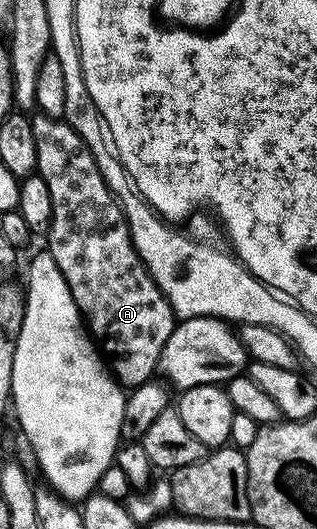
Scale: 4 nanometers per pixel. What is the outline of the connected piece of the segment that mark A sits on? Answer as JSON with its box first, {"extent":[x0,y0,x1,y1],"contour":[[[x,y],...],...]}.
{"extent":[31,112,178,390],"contour":[[[37,112],[31,118],[31,123],[34,133],[34,146],[37,152],[35,172],[42,179],[42,183],[46,183],[46,187],[50,190],[50,203],[52,204],[50,227],[46,234],[46,240],[48,240],[46,251],[50,255],[54,255],[54,263],[58,263],[58,271],[62,271],[62,279],[66,279],[66,287],[70,287],[70,295],[74,295],[74,303],[78,307],[80,316],[84,319],[85,326],[90,330],[91,336],[98,342],[99,348],[107,354],[106,364],[112,376],[125,390],[137,389],[142,383],[153,380],[160,364],[162,347],[166,347],[166,339],[170,339],[174,327],[178,324],[178,318],[172,312],[168,300],[164,298],[164,293],[156,286],[154,279],[148,273],[148,269],[142,263],[142,259],[136,253],[122,207],[117,203],[110,187],[106,187],[106,179],[102,179],[102,171],[98,171],[98,163],[94,163],[94,155],[90,155],[90,147],[86,147],[82,135],[78,135],[78,131],[74,131],[74,127],[70,127],[67,121],[59,117],[47,117],[45,113],[41,112]]]}

